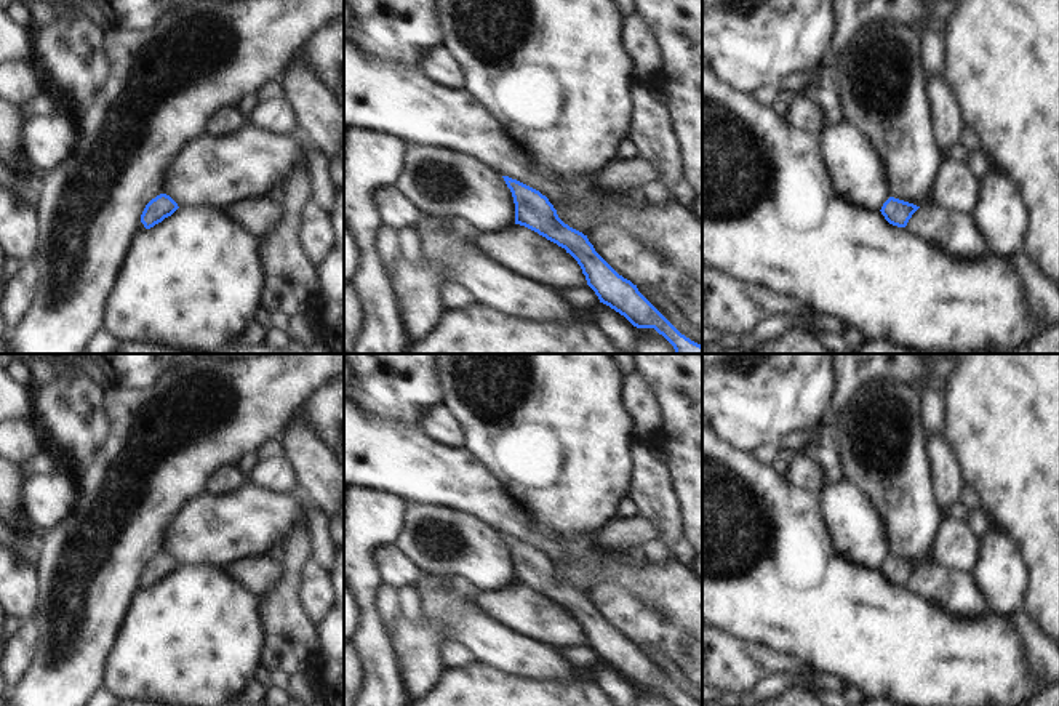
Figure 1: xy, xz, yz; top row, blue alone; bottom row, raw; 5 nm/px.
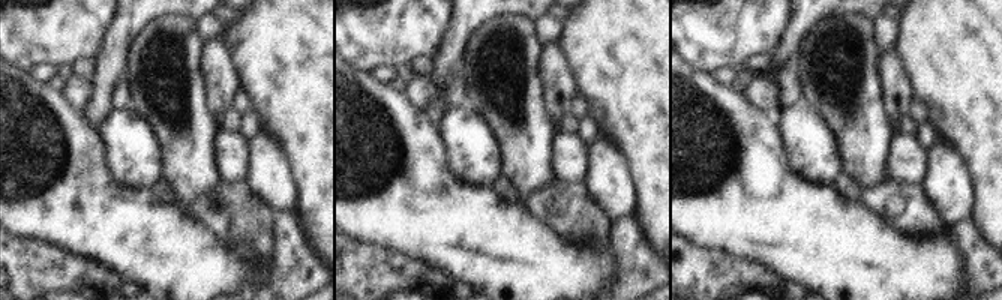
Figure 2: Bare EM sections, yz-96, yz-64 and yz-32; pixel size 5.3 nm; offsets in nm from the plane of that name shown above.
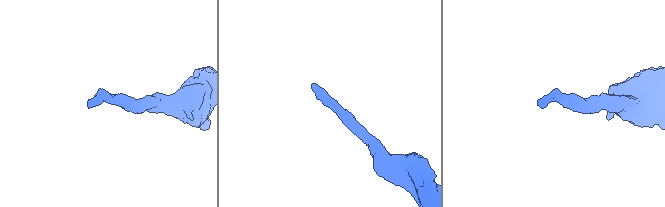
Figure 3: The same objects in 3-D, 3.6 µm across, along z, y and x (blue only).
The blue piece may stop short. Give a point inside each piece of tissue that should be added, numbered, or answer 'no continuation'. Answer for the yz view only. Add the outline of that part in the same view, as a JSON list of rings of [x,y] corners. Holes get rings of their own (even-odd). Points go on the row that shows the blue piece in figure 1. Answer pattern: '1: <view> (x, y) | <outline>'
no continuation

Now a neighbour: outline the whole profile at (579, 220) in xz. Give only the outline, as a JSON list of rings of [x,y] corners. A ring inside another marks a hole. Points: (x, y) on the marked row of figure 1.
[[[557,210],[557,215],[565,224],[582,232],[584,235],[589,235],[598,226],[597,219],[584,210]]]

